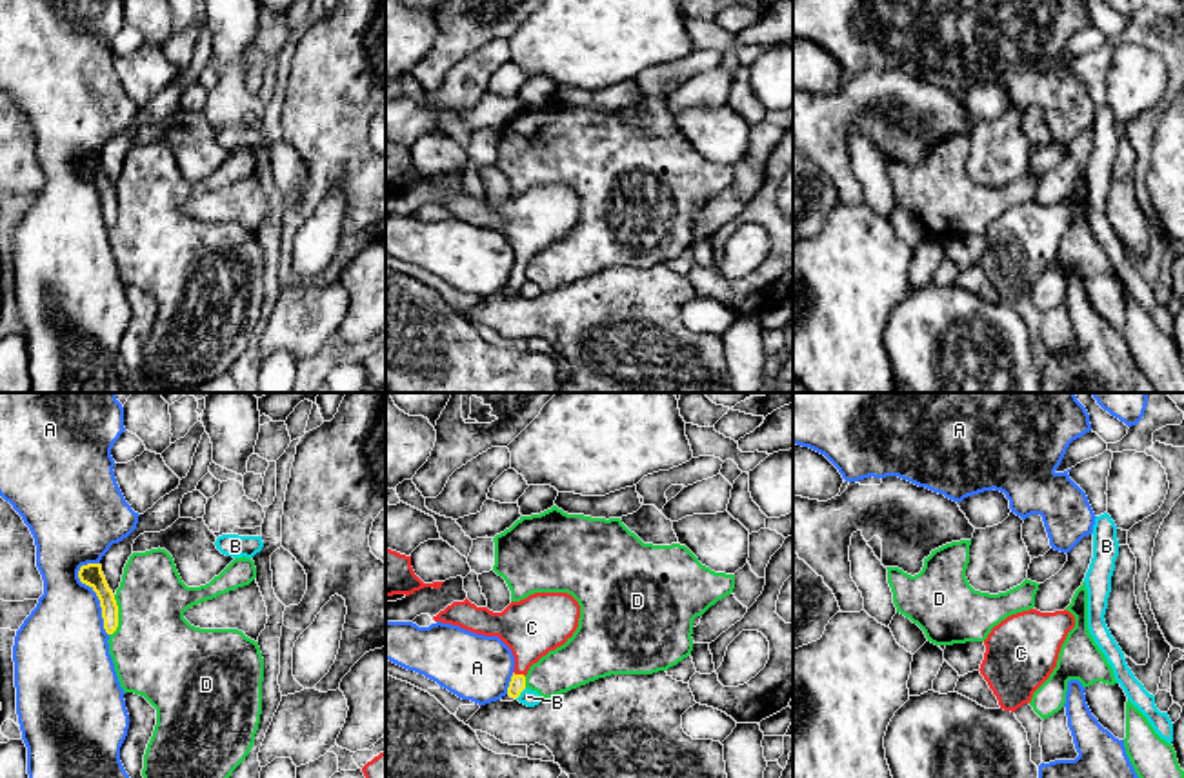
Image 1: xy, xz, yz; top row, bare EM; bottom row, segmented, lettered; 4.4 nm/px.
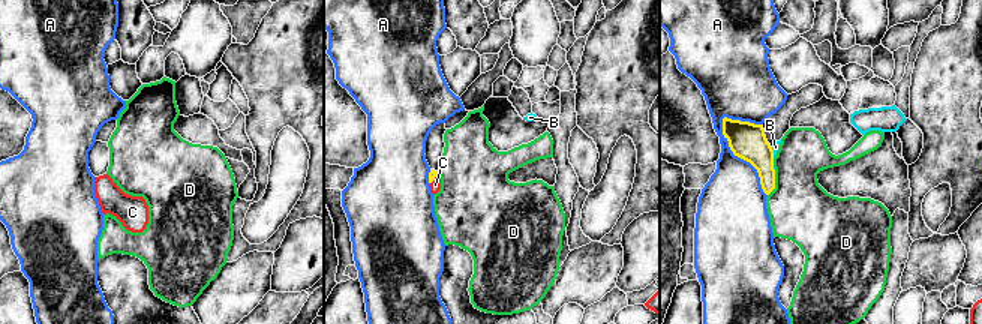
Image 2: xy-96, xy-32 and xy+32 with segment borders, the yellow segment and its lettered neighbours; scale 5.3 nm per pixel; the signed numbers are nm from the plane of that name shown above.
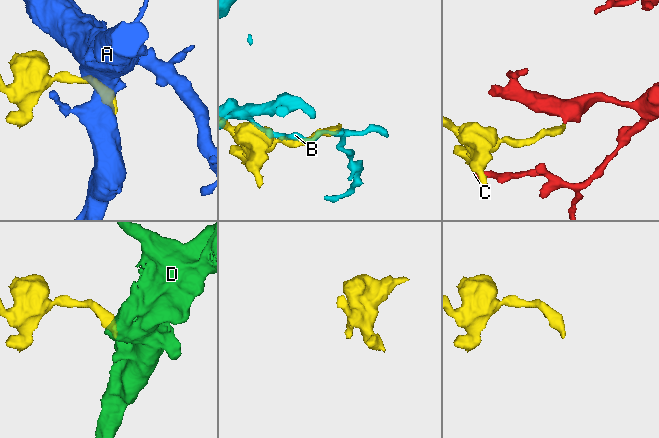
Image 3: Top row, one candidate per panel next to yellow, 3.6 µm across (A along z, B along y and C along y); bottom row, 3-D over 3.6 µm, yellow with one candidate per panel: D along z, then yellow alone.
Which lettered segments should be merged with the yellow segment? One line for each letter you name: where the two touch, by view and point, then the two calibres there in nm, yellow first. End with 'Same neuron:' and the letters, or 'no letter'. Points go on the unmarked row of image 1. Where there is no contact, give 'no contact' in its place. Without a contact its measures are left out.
C: contact xz (519, 268); calibres 70 and 260 nm
Same neuron: C

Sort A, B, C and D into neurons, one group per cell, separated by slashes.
A / B / C / D

